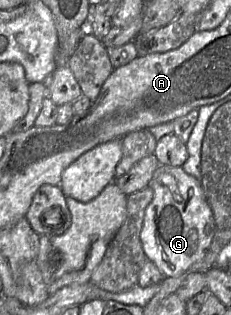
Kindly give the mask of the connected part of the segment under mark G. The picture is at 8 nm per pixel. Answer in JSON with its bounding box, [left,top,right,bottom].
[140,165,215,278]

